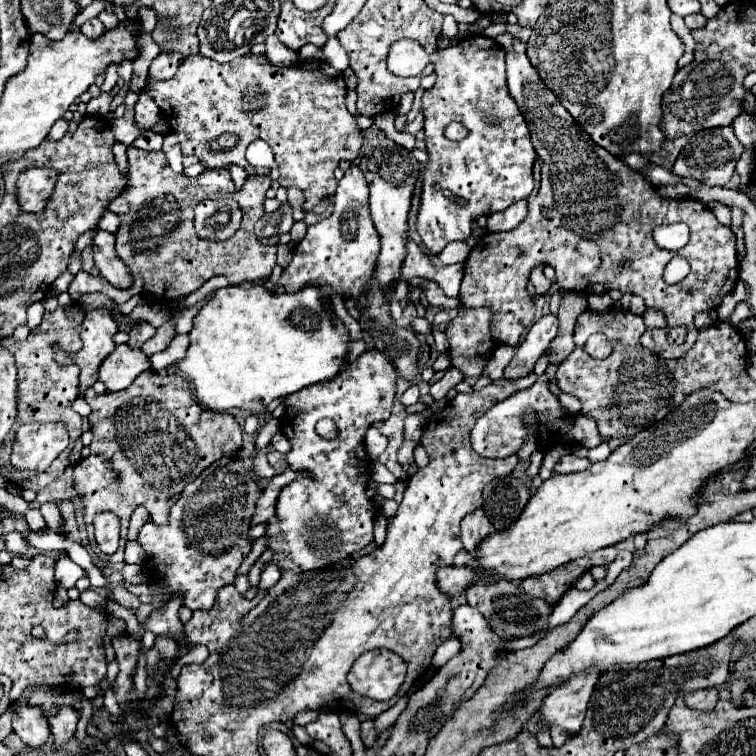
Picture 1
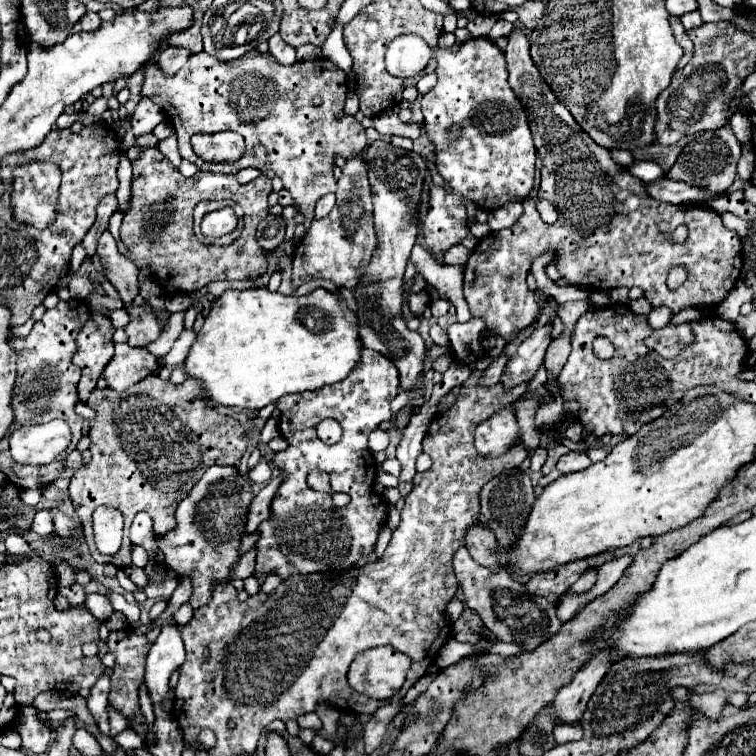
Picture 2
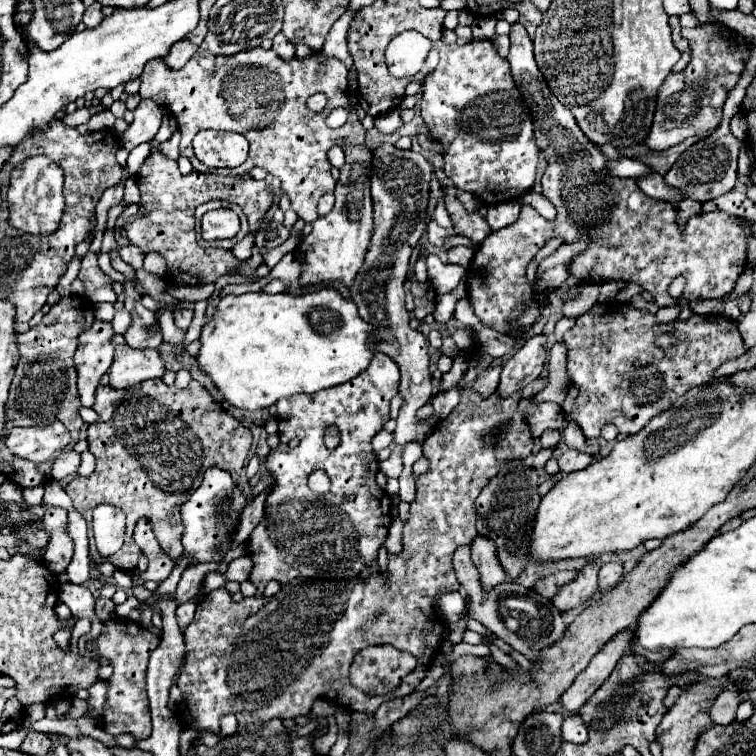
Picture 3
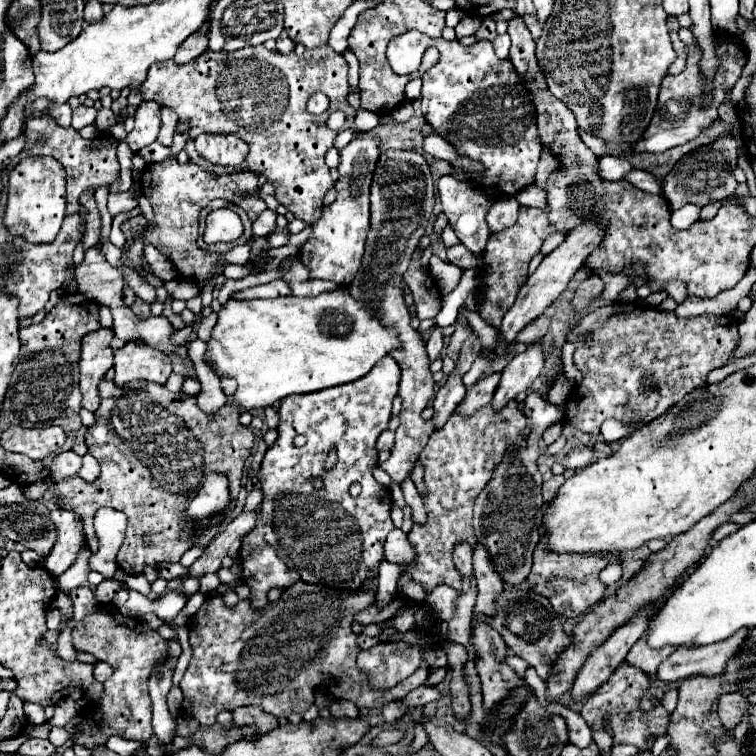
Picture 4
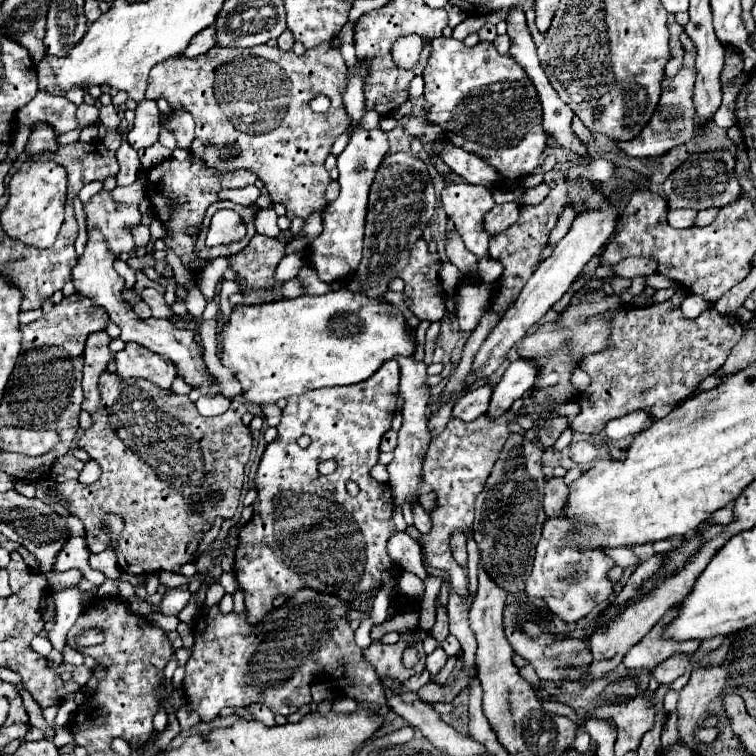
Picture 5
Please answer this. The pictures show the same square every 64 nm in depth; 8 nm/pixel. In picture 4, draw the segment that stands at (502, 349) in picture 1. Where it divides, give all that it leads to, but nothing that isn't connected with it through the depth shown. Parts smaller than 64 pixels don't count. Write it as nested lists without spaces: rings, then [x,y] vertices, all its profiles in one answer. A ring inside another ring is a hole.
[[[492,374],[492,376],[486,376],[484,380],[478,380],[472,388],[468,388],[468,392],[466,392],[464,400],[458,404],[456,412],[464,414],[464,416],[472,416],[482,406],[488,406],[494,390],[498,386],[498,380],[500,380],[500,374]]]

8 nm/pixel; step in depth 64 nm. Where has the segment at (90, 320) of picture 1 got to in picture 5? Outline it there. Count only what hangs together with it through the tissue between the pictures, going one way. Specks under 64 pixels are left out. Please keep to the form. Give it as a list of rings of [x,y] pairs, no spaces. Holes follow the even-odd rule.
[[[94,332],[86,340],[86,352],[84,352],[84,378],[82,378],[82,390],[84,390],[84,402],[82,410],[88,414],[96,412],[100,406],[100,390],[98,390],[98,378],[106,370],[110,360],[110,348],[108,348],[110,336],[106,332]]]

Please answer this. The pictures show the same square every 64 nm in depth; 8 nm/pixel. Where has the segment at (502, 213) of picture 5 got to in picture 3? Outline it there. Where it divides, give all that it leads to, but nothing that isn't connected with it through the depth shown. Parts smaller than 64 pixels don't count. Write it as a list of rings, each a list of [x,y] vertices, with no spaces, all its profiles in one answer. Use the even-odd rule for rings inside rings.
[[[502,202],[502,204],[496,204],[496,206],[488,208],[486,222],[490,224],[492,230],[502,230],[502,228],[514,224],[518,214],[520,214],[520,204],[518,202]]]

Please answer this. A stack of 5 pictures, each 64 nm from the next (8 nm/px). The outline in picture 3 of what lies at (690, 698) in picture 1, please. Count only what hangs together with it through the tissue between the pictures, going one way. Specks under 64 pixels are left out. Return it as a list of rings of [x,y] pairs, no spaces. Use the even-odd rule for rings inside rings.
[[[724,690],[720,692],[720,696],[714,700],[712,704],[712,710],[710,710],[710,716],[716,724],[720,726],[726,726],[726,724],[732,724],[734,718],[736,718],[736,708],[740,706],[742,698],[738,696],[736,690]]]

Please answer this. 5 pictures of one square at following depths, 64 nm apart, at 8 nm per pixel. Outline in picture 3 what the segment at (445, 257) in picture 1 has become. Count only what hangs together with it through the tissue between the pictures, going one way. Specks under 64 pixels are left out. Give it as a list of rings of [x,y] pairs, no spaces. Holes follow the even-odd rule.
[[[454,246],[454,248],[448,250],[448,262],[450,264],[458,264],[458,266],[468,268],[472,264],[472,258],[474,258],[474,248]]]

